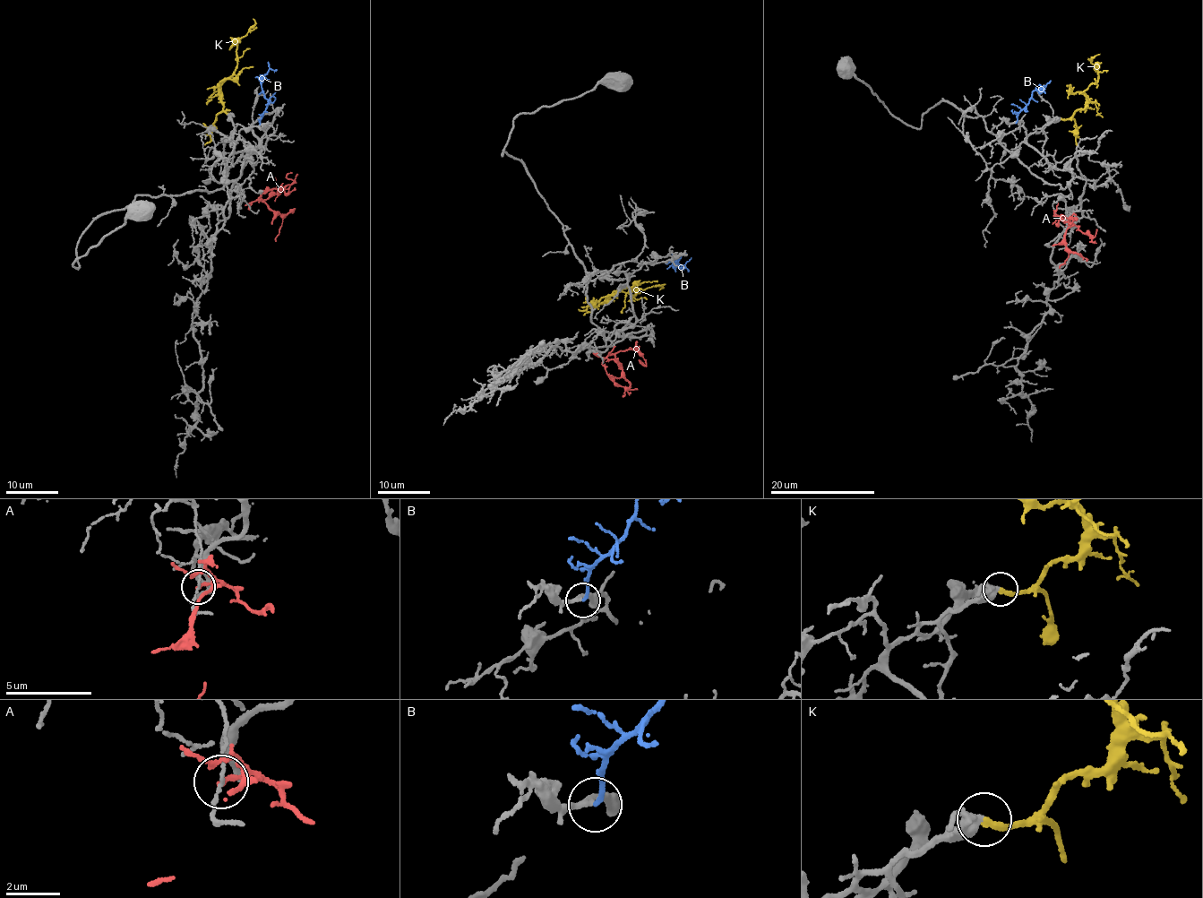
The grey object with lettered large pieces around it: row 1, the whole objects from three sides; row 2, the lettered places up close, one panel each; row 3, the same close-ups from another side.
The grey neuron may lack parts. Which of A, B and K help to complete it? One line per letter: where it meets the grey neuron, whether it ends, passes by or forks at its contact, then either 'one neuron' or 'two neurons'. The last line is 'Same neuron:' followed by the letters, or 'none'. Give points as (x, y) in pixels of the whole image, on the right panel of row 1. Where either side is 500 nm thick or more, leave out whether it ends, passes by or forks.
A: (1066, 226) | it ends | two neurons
B: (1016, 123) | it ends | one neuron
K: (1061, 118) | it ends | one neuron
Same neuron: B, K

